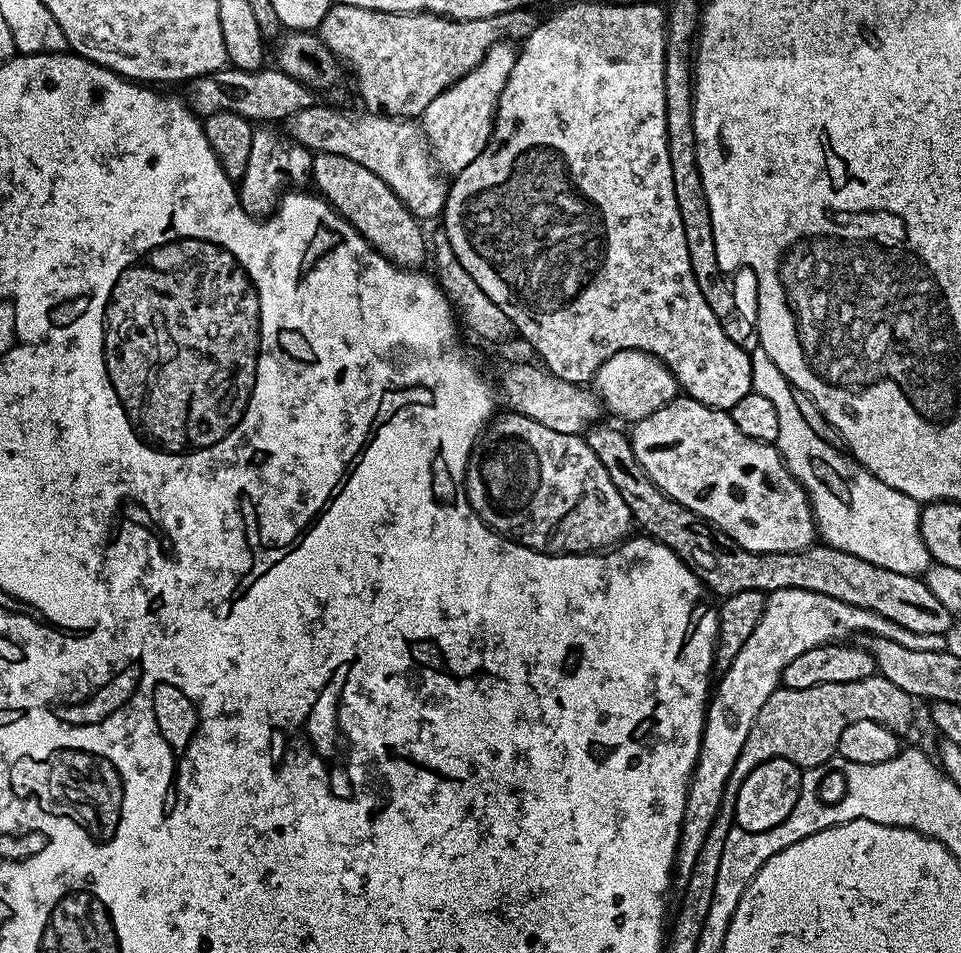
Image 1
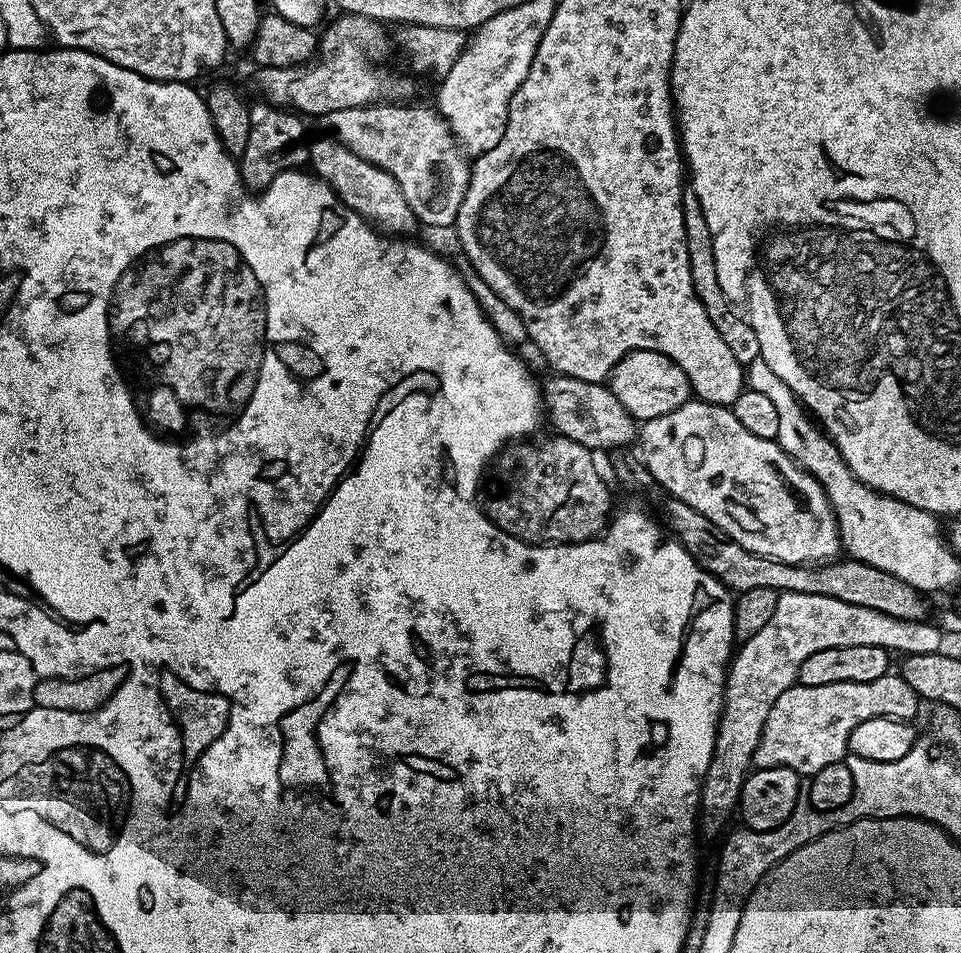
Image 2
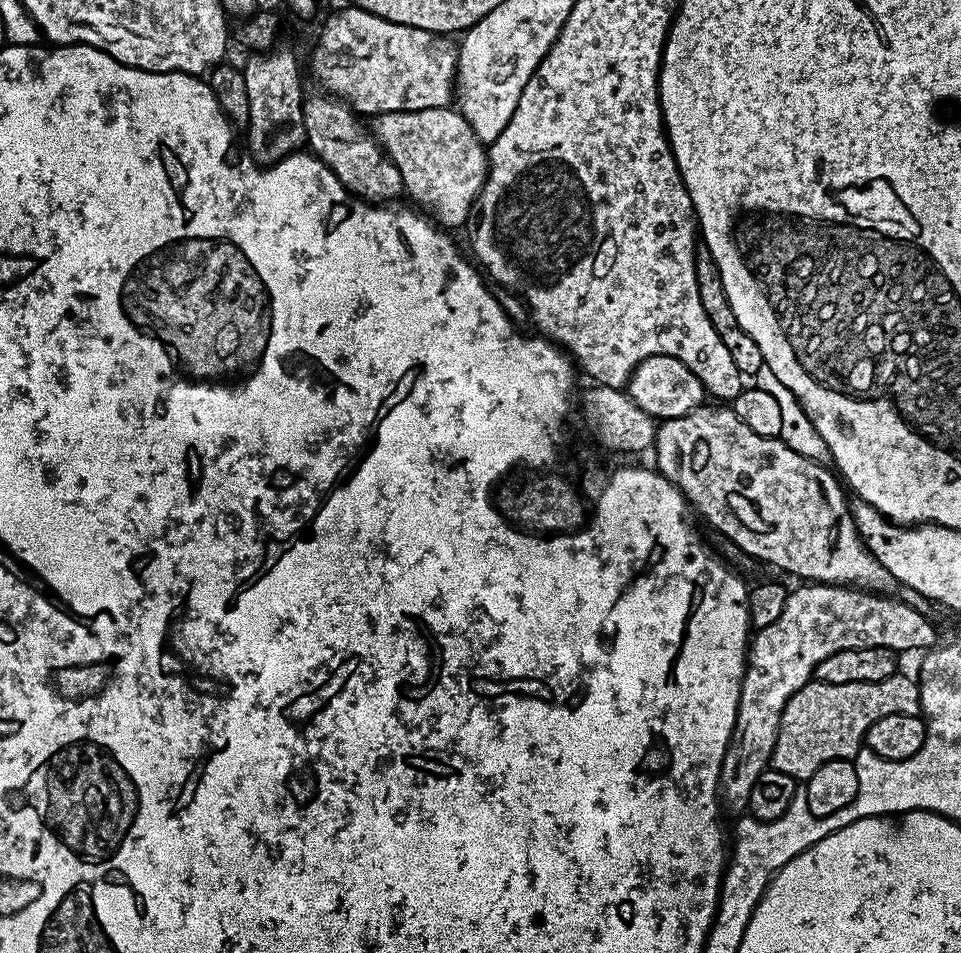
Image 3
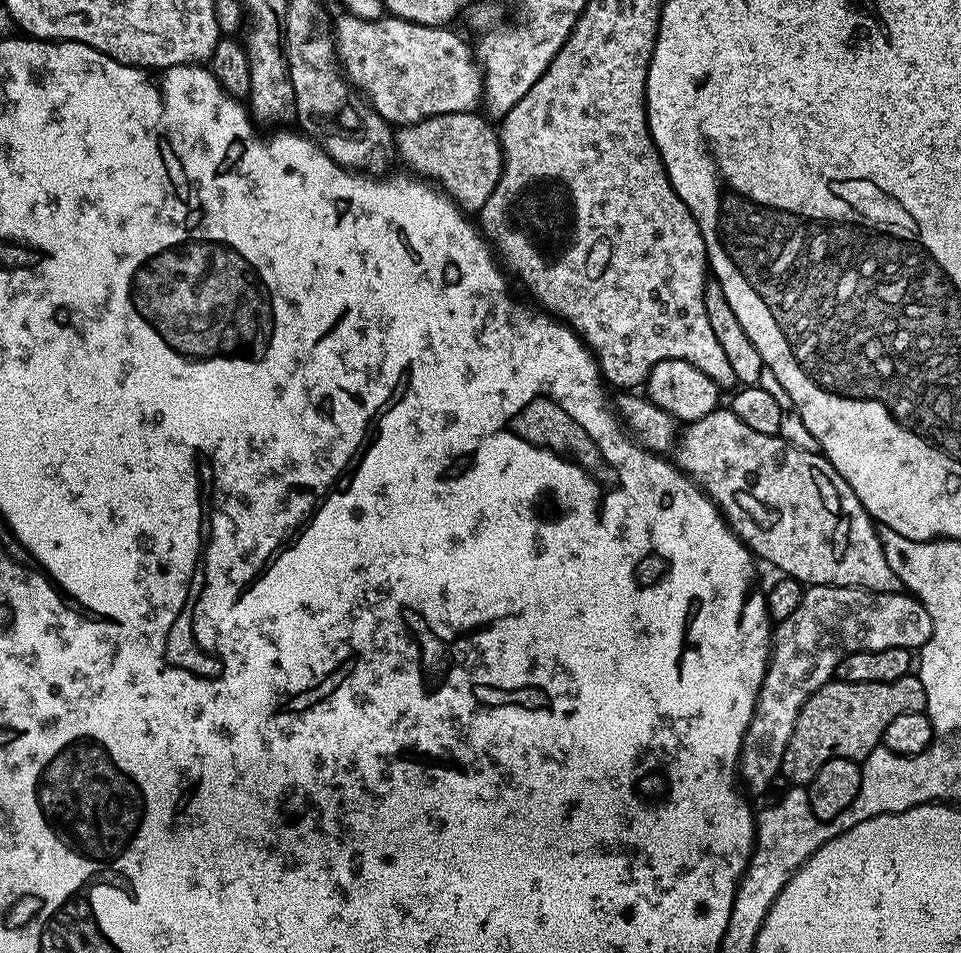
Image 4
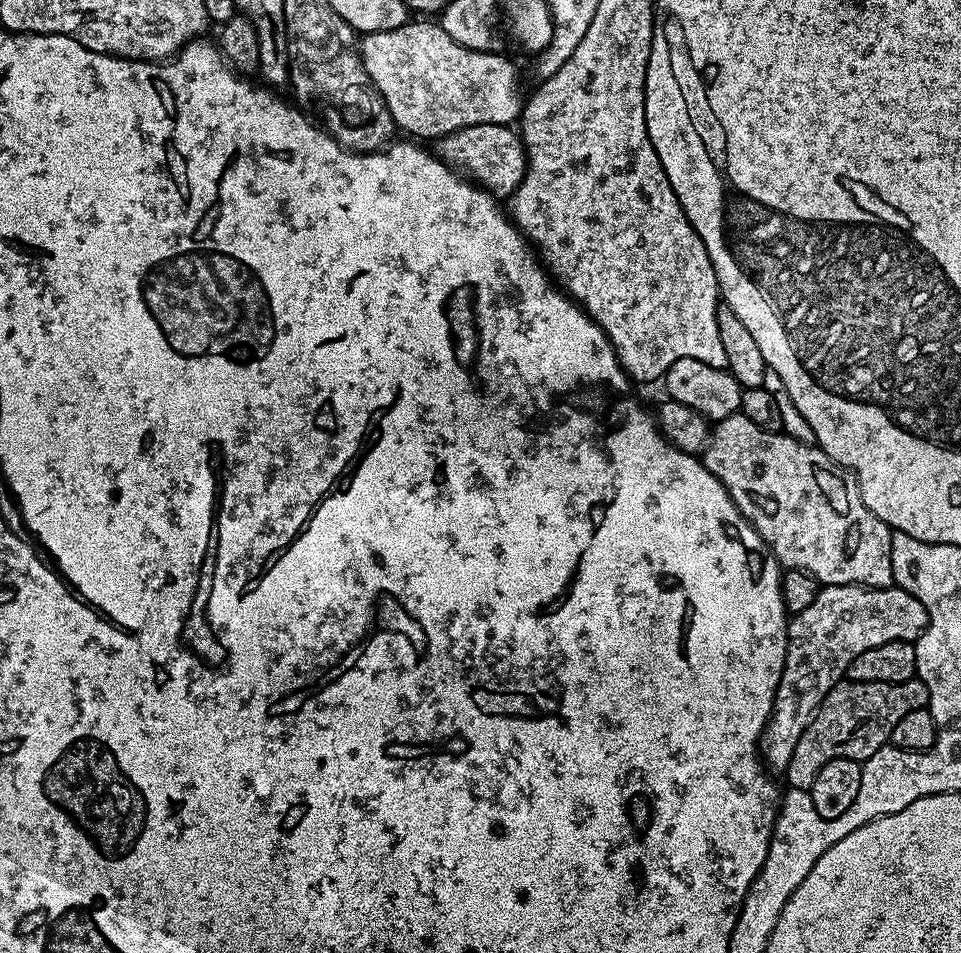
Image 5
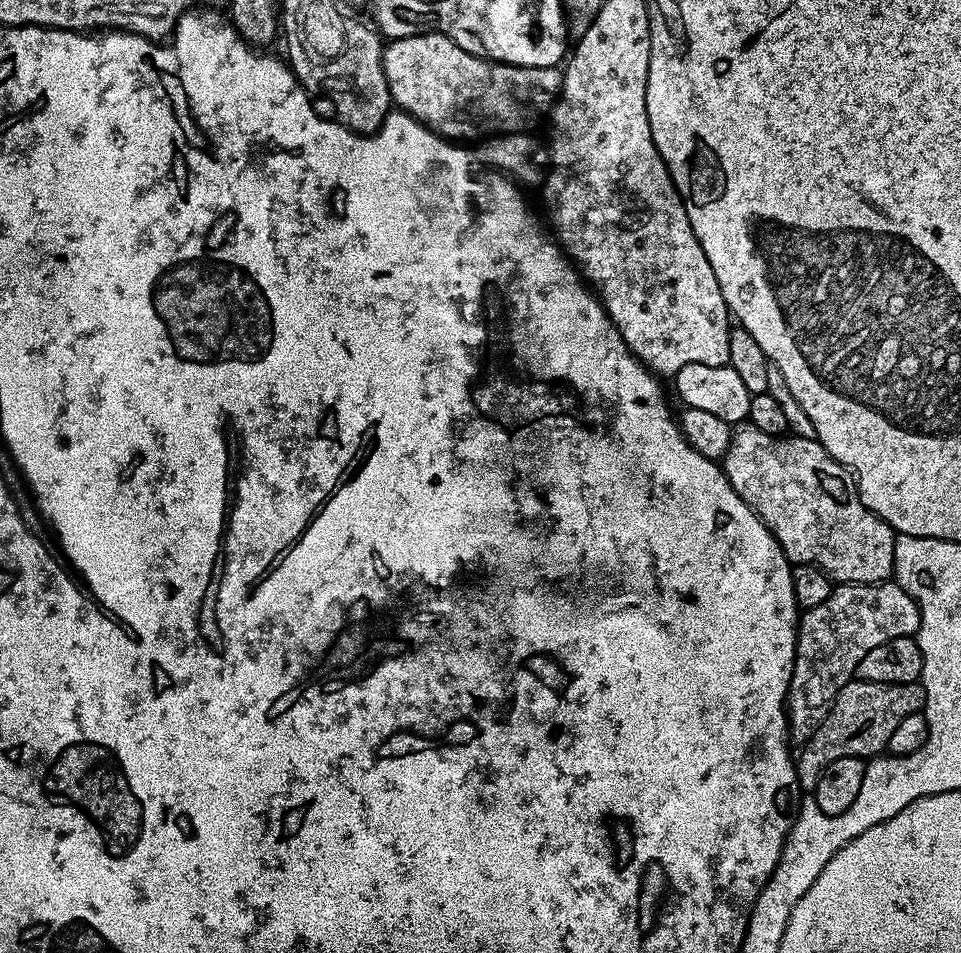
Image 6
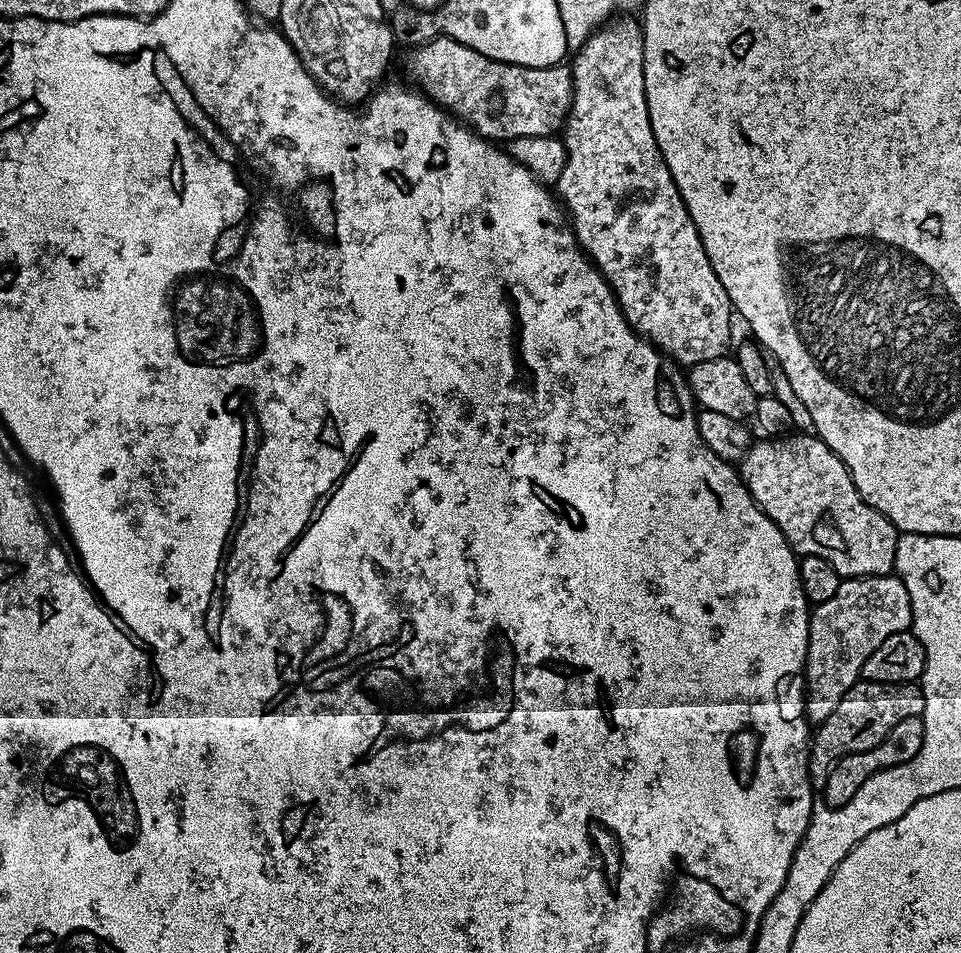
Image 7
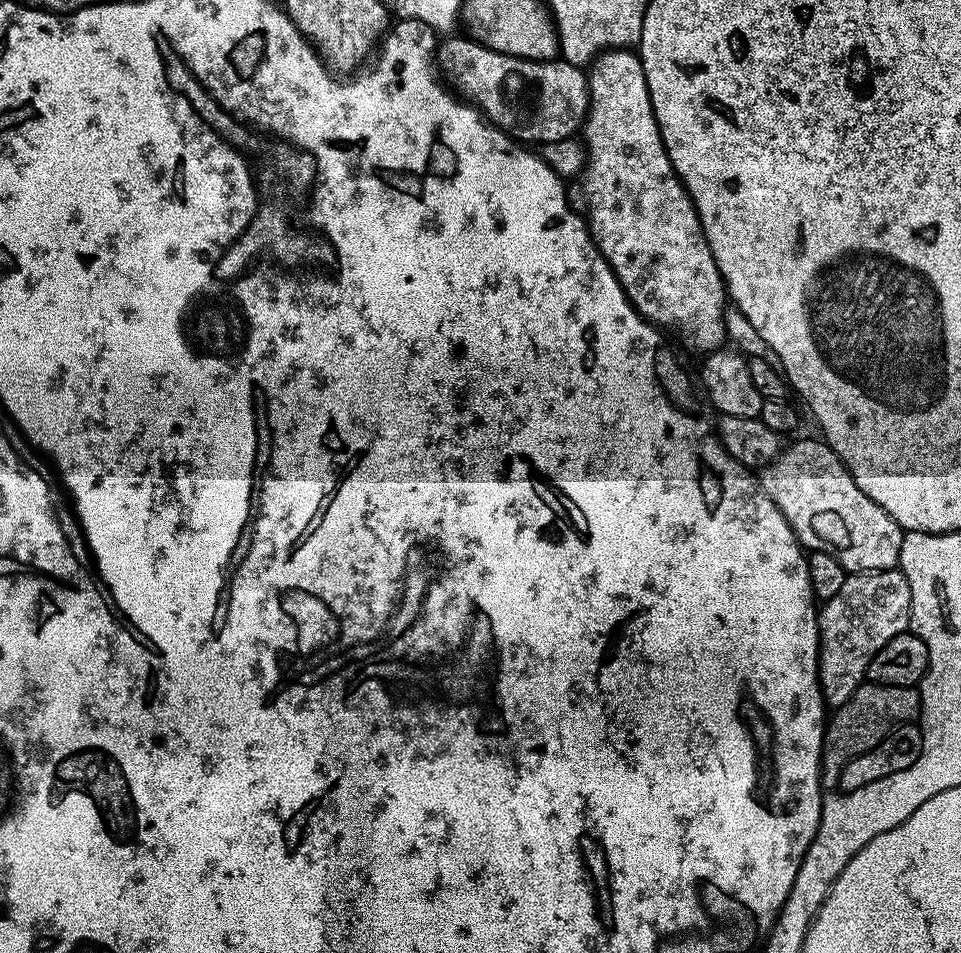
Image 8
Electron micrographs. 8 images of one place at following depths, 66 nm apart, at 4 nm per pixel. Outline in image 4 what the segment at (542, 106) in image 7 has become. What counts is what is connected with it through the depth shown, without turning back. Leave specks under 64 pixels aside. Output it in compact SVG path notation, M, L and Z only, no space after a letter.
M349 14L337 15L334 20L334 31L336 34L336 55L340 61L341 69L345 76L348 77L349 84L353 88L359 90L366 97L369 104L374 106L374 110L378 110L378 114L382 114L382 118L386 118L388 123L393 126L403 126L406 124L416 124L419 120L426 118L434 118L442 114L458 114L459 112L474 112L481 107L484 98L484 73L474 55L473 49L468 48L468 44L456 32L451 32L451 27L445 26L422 26L415 24L409 20L399 20L397 16L391 14L385 15L379 20L367 20Z

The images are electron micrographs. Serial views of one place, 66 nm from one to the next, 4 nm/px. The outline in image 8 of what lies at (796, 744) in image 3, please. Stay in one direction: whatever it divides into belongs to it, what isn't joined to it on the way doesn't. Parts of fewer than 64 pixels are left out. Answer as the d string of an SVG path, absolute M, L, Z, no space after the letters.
M865 682L854 695L831 713L824 729L824 749L820 759L820 786L825 793L837 791L840 775L850 758L872 750L893 728L917 719L920 710L920 693L916 688L886 686Z

